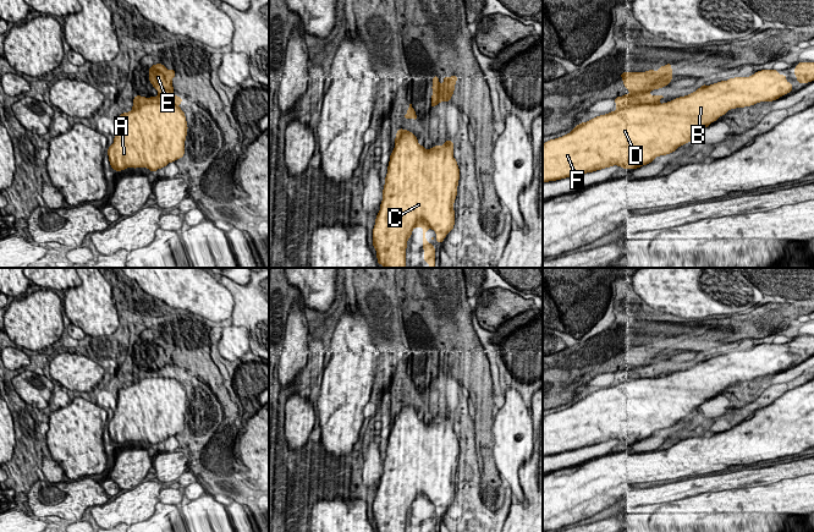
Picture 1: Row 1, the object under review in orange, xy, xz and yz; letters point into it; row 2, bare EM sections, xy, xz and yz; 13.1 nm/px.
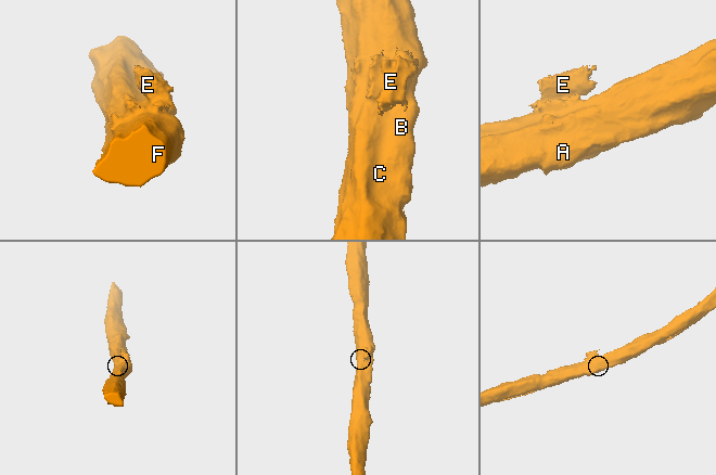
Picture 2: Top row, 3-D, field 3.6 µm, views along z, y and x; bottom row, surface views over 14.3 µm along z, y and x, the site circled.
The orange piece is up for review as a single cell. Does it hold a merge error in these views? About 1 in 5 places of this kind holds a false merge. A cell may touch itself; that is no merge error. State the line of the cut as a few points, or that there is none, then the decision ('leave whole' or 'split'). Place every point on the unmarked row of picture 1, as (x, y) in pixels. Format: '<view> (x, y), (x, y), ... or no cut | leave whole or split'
no cut | leave whole

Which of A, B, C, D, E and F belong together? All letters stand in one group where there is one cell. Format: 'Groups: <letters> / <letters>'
Groups: A B C D E F

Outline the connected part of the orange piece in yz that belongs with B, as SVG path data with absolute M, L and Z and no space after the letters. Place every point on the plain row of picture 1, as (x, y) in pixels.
M672 338L658 345L621 346L628 368L616 371L616 384L581 396L562 411L543 417L543 456L556 455L593 446L614 439L637 443L656 430L675 426L693 415L702 404L715 396L730 383L752 380L760 375L774 375L790 367L793 360L777 344L761 344L749 351L735 351L710 360L703 358L695 366L660 378L662 369L650 369L654 363L672 355Z

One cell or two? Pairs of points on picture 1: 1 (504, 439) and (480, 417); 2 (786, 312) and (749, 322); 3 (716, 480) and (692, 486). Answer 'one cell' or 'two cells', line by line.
1: two cells
2: one cell
3: one cell

